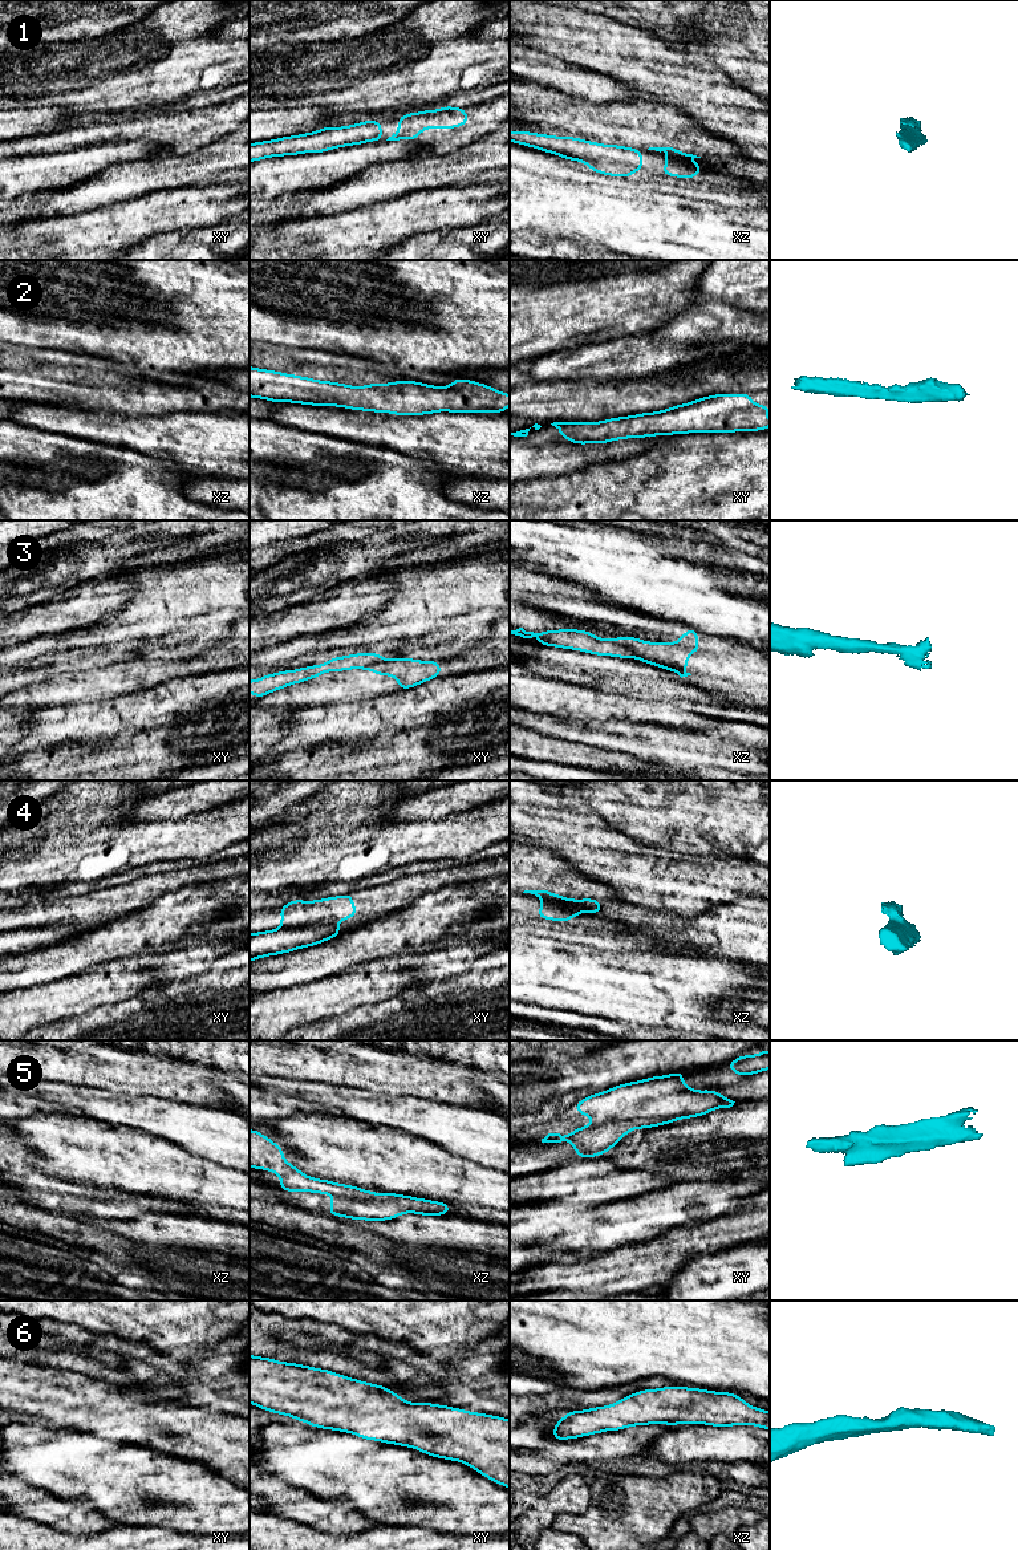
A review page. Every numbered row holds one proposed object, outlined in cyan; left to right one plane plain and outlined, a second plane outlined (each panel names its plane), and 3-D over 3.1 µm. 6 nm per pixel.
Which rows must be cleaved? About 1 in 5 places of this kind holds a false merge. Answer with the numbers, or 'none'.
3, 4

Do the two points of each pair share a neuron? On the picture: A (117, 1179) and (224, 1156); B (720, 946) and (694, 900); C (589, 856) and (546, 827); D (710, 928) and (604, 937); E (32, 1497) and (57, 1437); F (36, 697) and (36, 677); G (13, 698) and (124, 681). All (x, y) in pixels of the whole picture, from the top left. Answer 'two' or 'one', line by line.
A: two
B: two
C: one
D: two
E: two
F: two
G: one

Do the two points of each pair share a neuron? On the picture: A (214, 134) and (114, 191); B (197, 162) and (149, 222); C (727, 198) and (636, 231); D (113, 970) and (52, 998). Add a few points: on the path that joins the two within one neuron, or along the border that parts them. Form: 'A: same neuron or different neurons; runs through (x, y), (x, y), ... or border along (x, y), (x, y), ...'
A: different neurons; border along (209, 143), (182, 154), (161, 155)
B: different neurons; border along (201, 183), (157, 190), (146, 195)
C: different neurons; border along (706, 199), (743, 209)
D: same neuron; runs through (100, 985), (68, 997)

